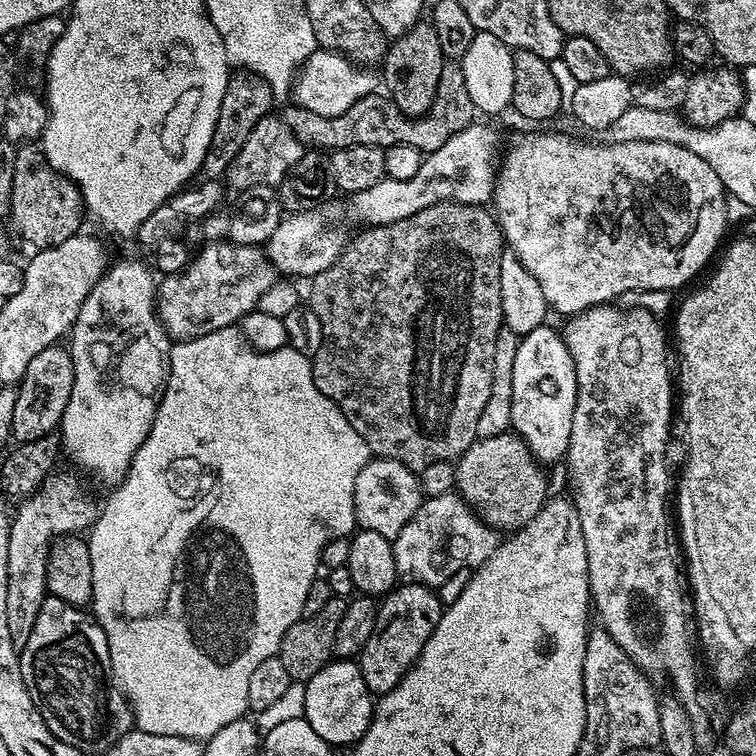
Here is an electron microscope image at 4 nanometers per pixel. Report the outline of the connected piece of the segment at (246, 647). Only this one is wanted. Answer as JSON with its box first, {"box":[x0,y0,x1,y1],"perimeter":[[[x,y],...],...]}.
{"box":[86,326,370,742],"perimeter":[[[236,326],[214,330],[210,334],[202,334],[193,340],[181,340],[171,345],[168,353],[168,381],[165,382],[164,391],[160,394],[160,405],[154,414],[154,422],[150,426],[150,434],[146,434],[142,446],[138,446],[138,450],[128,467],[128,473],[124,475],[124,481],[115,485],[115,488],[111,491],[113,492],[112,497],[105,504],[102,504],[96,523],[92,525],[86,536],[88,549],[90,550],[90,566],[92,567],[92,599],[90,608],[94,613],[96,623],[102,626],[102,630],[106,634],[106,642],[110,650],[113,681],[116,687],[123,691],[125,700],[131,704],[134,724],[139,731],[149,732],[150,734],[170,734],[171,736],[181,736],[182,738],[204,742],[209,737],[212,737],[216,731],[222,730],[227,723],[234,722],[249,711],[250,677],[252,677],[254,670],[261,662],[266,662],[266,658],[279,653],[280,643],[286,634],[286,630],[290,626],[294,626],[294,622],[304,615],[307,591],[310,589],[310,584],[318,577],[316,568],[319,569],[321,567],[320,551],[322,551],[325,542],[330,538],[328,528],[345,528],[348,531],[345,533],[348,534],[357,531],[358,525],[354,514],[354,482],[358,478],[358,470],[362,470],[362,466],[366,466],[369,459],[370,453],[366,442],[362,442],[358,430],[354,430],[354,426],[350,426],[350,422],[346,422],[342,410],[338,410],[335,402],[330,398],[326,398],[326,394],[322,394],[322,390],[318,390],[318,386],[314,386],[312,361],[309,357],[298,354],[298,350],[285,346],[273,352],[257,352],[256,349],[248,347],[241,329]]]}

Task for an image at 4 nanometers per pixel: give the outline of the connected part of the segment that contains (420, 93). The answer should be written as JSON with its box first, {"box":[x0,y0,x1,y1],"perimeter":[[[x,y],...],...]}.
{"box":[382,22,445,118],"perimeter":[[[430,22],[415,24],[409,32],[389,43],[382,61],[382,84],[392,91],[392,100],[398,111],[405,112],[405,117],[419,118],[428,113],[445,62],[442,46],[438,46],[438,34],[434,34],[434,26]]]}

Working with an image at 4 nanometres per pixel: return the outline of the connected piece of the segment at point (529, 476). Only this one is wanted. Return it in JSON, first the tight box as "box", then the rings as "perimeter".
{"box":[455,430,549,534],"perimeter":[[[511,430],[494,438],[477,438],[455,461],[455,465],[455,491],[472,506],[472,511],[480,519],[501,533],[511,534],[526,526],[549,499],[545,469],[523,438]]]}

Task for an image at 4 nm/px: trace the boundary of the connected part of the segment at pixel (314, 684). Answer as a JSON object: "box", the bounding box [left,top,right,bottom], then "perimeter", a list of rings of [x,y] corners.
{"box":[303,658,374,744],"perimeter":[[[336,658],[314,678],[305,683],[305,710],[303,719],[314,726],[318,738],[322,738],[327,744],[351,744],[361,740],[372,721],[374,707],[374,693],[368,689],[362,678],[362,670],[359,663],[352,658]]]}

